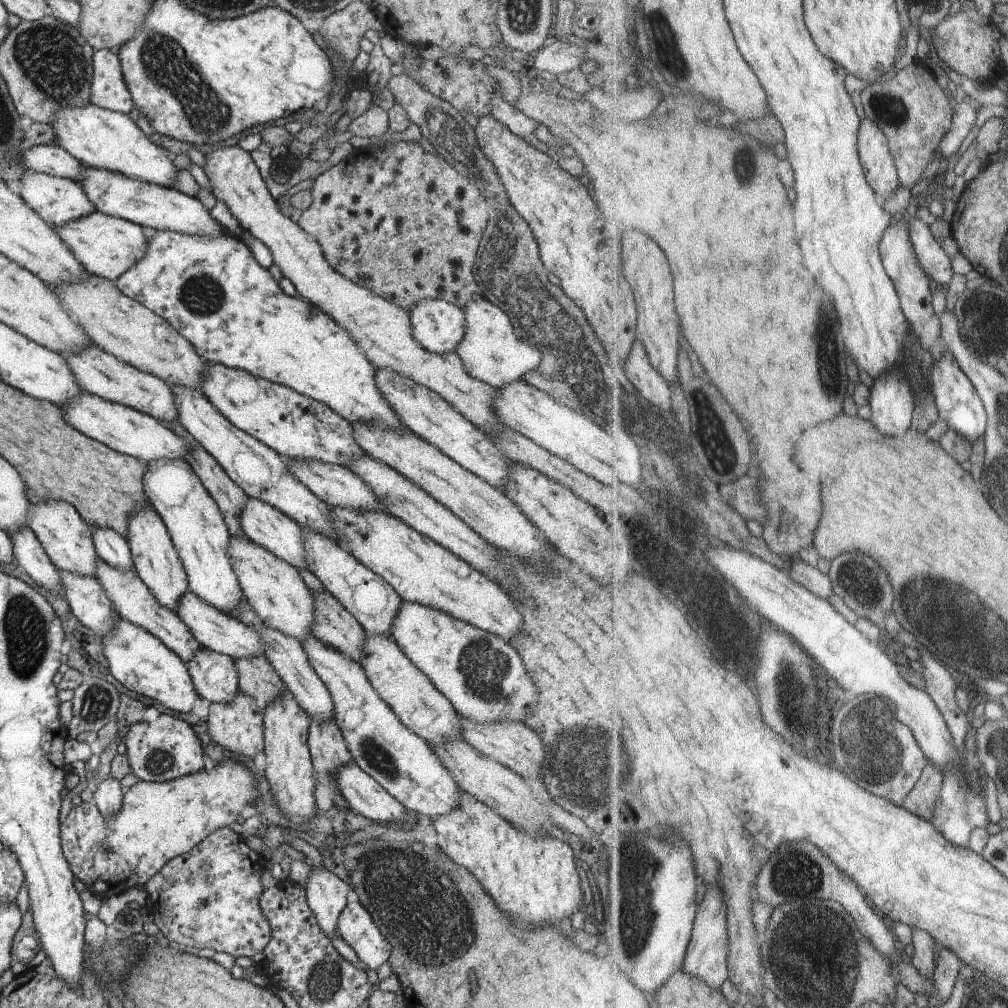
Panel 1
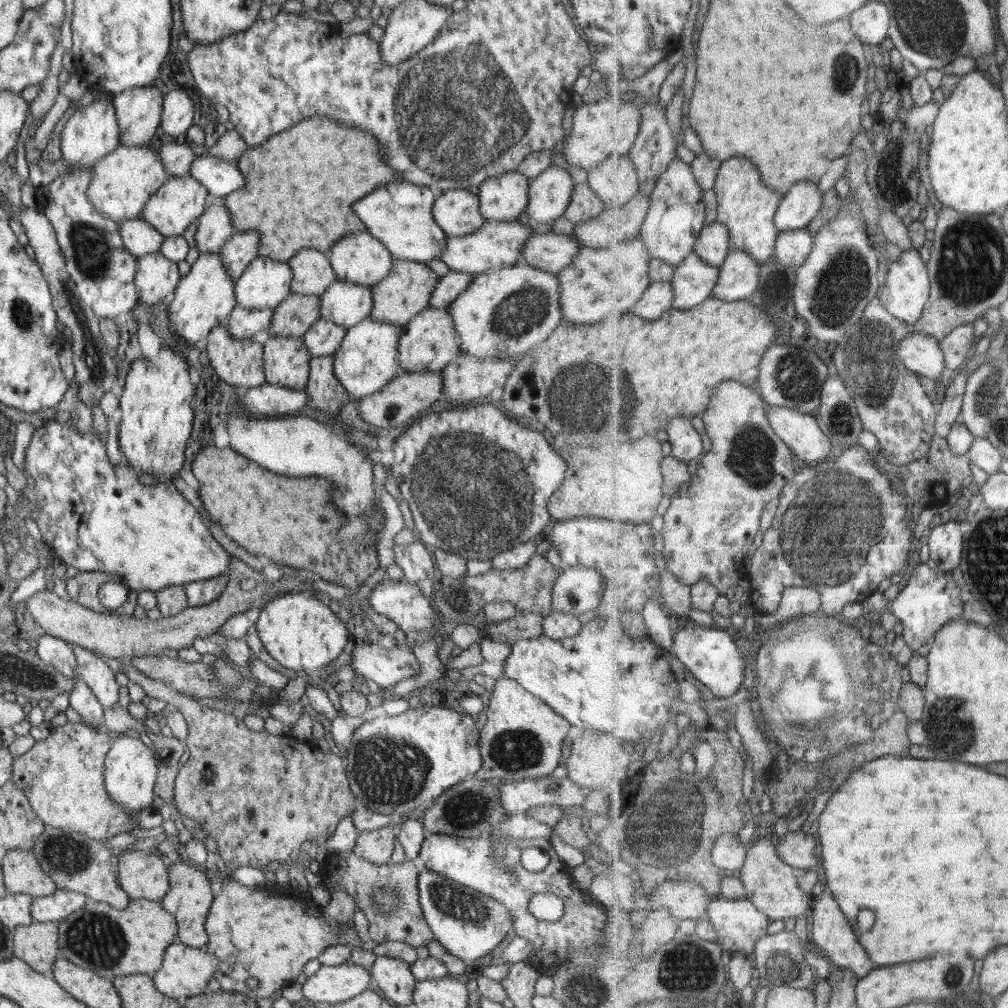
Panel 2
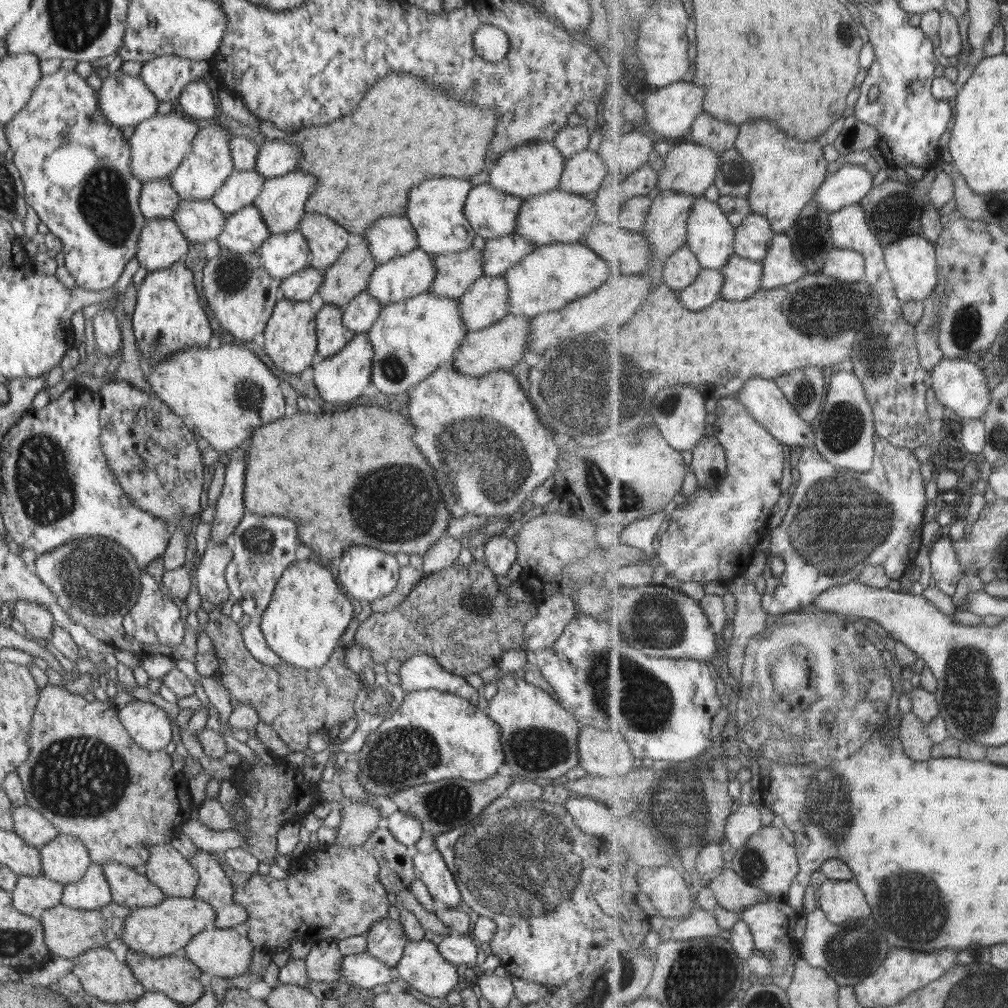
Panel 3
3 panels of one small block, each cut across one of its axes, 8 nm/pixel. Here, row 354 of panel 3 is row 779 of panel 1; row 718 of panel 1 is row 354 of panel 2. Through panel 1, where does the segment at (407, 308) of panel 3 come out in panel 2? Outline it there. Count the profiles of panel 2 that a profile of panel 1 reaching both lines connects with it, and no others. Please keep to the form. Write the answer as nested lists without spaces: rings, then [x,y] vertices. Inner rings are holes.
[[[372,317],[347,329],[341,345],[333,355],[333,367],[337,379],[352,399],[358,400],[378,392],[401,372],[396,360],[399,353],[399,333],[400,327],[381,323]]]

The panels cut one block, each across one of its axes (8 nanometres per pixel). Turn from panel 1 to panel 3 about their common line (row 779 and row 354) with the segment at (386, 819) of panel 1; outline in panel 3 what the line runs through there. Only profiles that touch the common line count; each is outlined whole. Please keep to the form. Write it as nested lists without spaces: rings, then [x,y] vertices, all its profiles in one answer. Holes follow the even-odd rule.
[[[367,332],[356,333],[354,338],[336,355],[320,361],[316,360],[314,367],[314,387],[320,394],[320,398],[332,404],[344,404],[344,402],[357,403],[362,399],[362,392],[372,380],[371,357],[374,350],[368,340]]]

